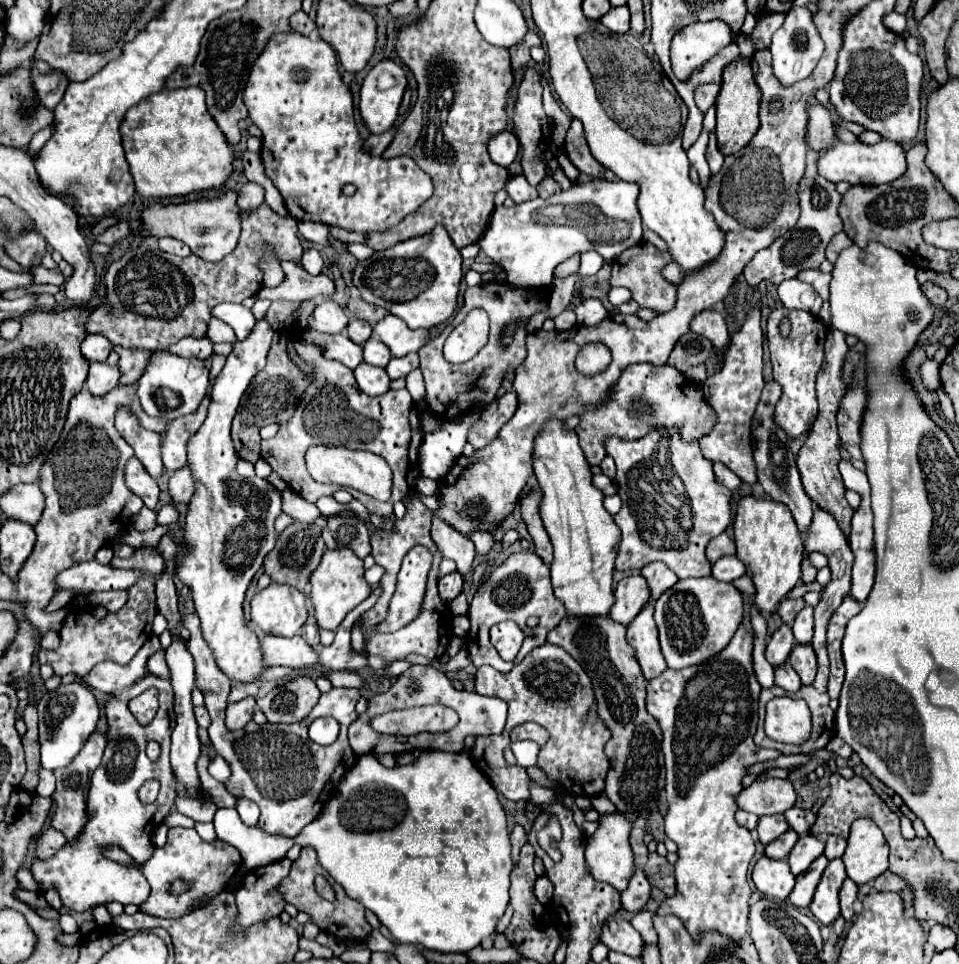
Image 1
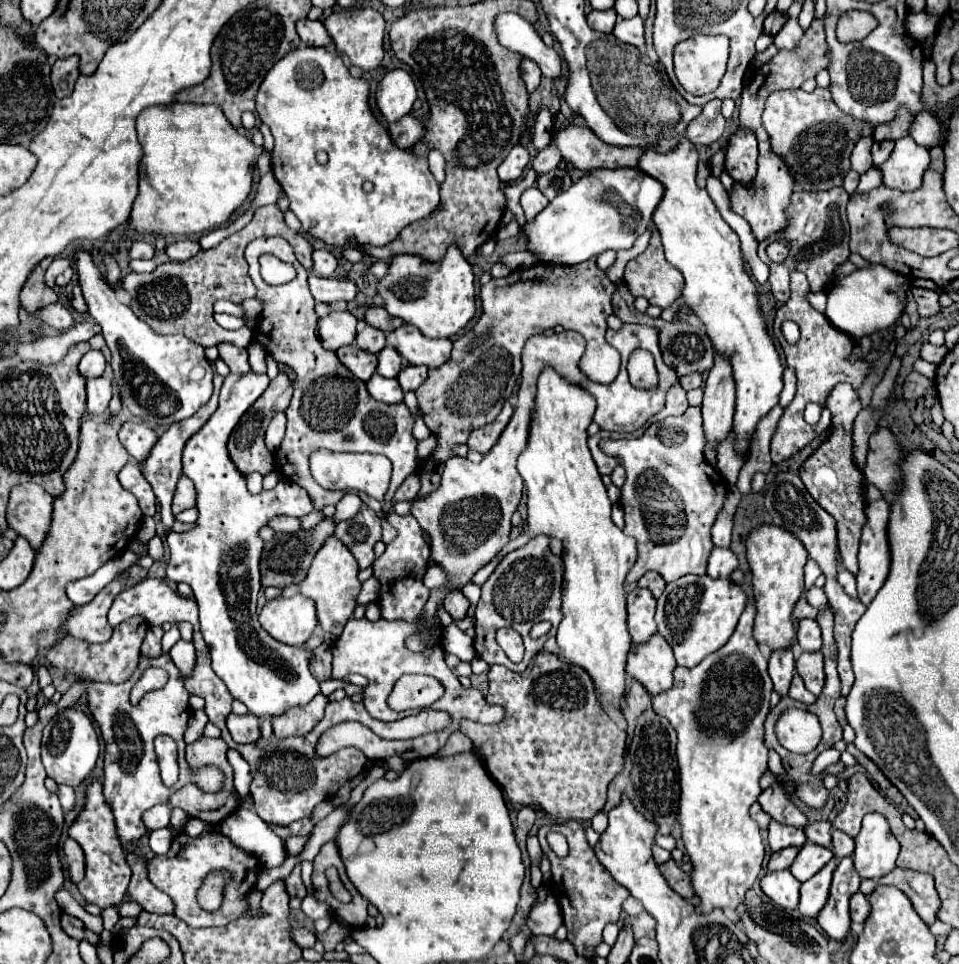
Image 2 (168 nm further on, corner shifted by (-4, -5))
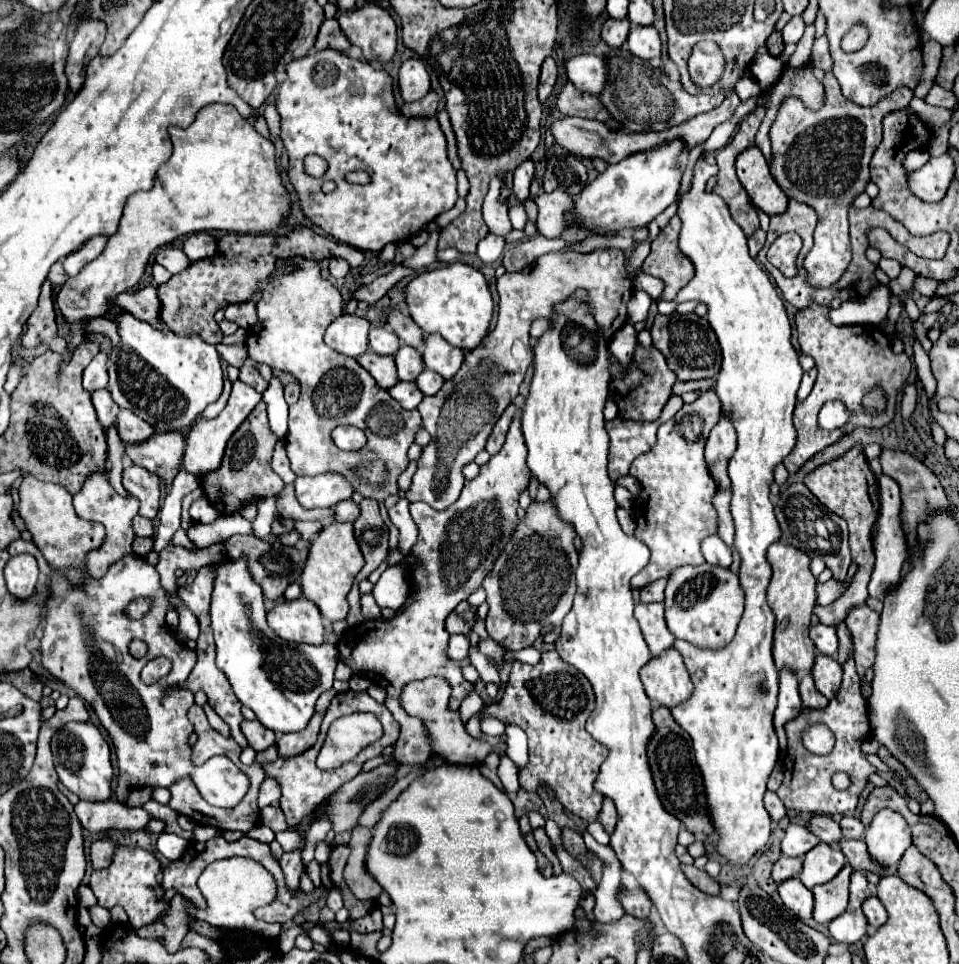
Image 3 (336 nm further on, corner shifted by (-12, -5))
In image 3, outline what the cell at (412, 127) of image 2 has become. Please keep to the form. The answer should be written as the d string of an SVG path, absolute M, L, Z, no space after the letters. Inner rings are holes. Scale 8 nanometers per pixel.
M430 90L420 102L404 102L400 110L404 116L434 116L436 106L438 106L438 94Z

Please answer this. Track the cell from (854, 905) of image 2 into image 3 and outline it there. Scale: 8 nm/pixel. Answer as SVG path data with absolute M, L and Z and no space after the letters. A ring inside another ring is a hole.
M870 896L870 898L862 904L862 910L864 910L866 918L868 918L868 924L874 926L874 928L880 928L880 926L886 924L886 920L888 920L888 912L886 912L886 908L882 906L882 902L880 902L876 896Z

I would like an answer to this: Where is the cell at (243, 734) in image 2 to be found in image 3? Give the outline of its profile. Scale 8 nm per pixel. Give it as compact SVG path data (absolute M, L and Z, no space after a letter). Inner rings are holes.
M244 720L244 722L242 722L242 732L244 732L248 744L250 744L256 752L262 752L262 750L266 750L268 746L274 746L274 744L276 744L274 732L268 730L266 726L262 726L258 720L254 720L254 722Z

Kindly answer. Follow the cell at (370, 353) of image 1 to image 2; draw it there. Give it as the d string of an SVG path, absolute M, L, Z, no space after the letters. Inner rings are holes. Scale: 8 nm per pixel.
M386 346L384 350L378 352L378 368L376 370L384 378L396 378L398 372L402 370L400 354L392 346Z

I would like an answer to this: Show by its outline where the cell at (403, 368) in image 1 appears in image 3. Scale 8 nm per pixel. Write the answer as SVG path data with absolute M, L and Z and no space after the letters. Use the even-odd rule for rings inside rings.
M424 370L424 372L416 378L416 384L418 384L418 388L420 388L426 396L434 396L434 394L442 388L444 378L440 378L440 374L436 374L436 372L432 372L432 370Z

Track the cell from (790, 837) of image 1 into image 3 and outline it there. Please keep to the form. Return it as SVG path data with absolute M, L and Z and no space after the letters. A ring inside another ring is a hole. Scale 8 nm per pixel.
M780 856L778 862L772 868L772 880L776 884L788 880L788 878L796 878L802 870L802 858L788 858L788 856Z

